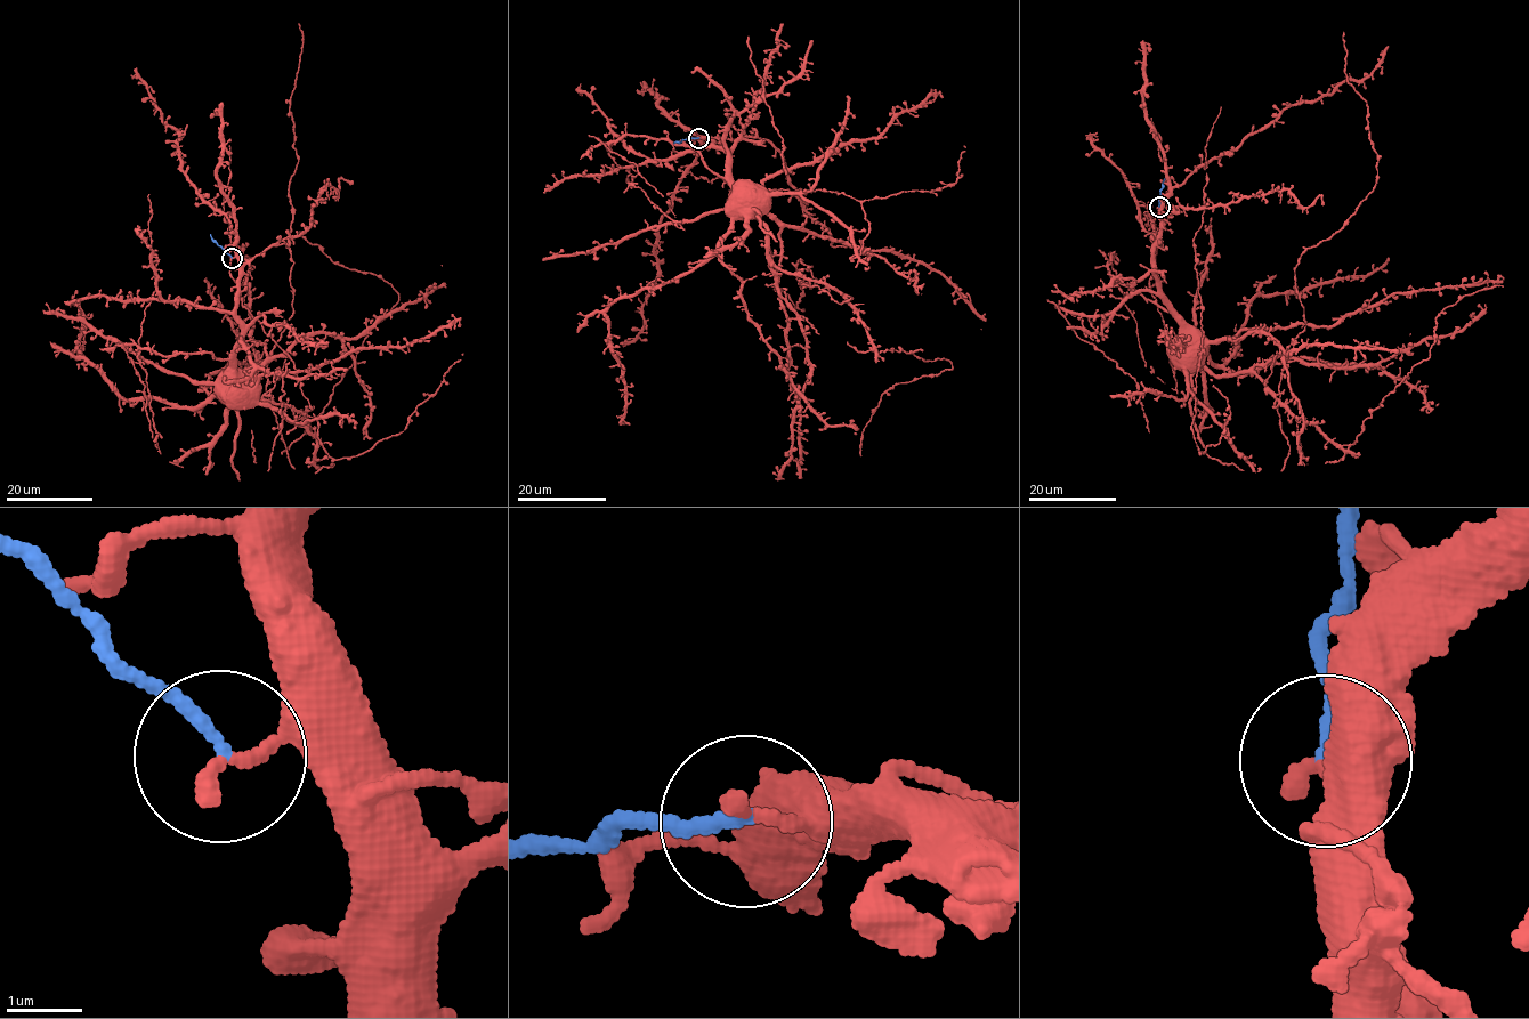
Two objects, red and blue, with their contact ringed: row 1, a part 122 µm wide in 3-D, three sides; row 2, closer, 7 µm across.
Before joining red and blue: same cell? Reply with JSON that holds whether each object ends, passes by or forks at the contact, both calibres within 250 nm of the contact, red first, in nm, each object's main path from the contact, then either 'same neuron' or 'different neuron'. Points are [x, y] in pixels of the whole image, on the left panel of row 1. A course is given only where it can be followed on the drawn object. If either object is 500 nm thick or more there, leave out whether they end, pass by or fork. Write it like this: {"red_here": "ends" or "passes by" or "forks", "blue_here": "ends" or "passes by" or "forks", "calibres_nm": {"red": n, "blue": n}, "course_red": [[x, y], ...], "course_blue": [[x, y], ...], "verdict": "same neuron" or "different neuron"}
{"red_here": "ends", "blue_here": "ends", "calibres_nm": {"red": 240, "blue": 160}, "course_red": [[232, 257], [239, 263], [236, 301], [241, 337], [234, 366], [236, 380], [248, 391], [245, 394]], "course_blue": [[232, 257], [210, 234]], "verdict": "different neuron"}

